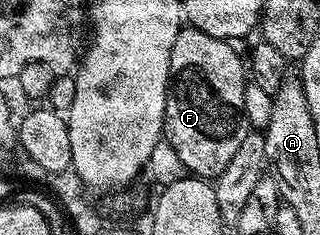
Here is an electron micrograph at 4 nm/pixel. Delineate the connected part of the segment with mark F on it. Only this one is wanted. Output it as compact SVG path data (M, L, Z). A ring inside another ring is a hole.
M186 25L175 36L169 61L169 87L165 93L164 141L175 148L190 175L215 180L231 164L243 136L251 132L243 112L247 62L236 58L232 41L207 36L194 26Z

